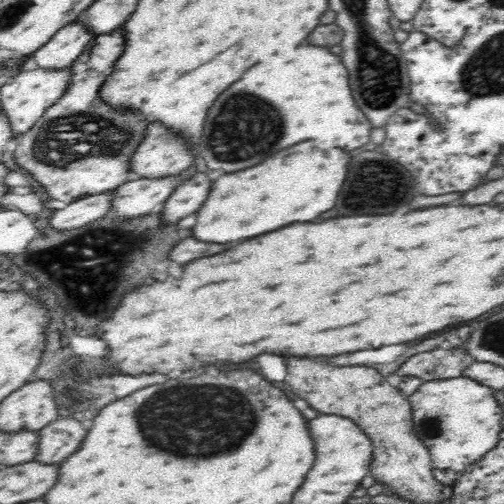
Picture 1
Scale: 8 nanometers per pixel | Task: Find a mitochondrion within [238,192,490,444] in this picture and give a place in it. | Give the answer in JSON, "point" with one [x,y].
{"point":[430,427]}

